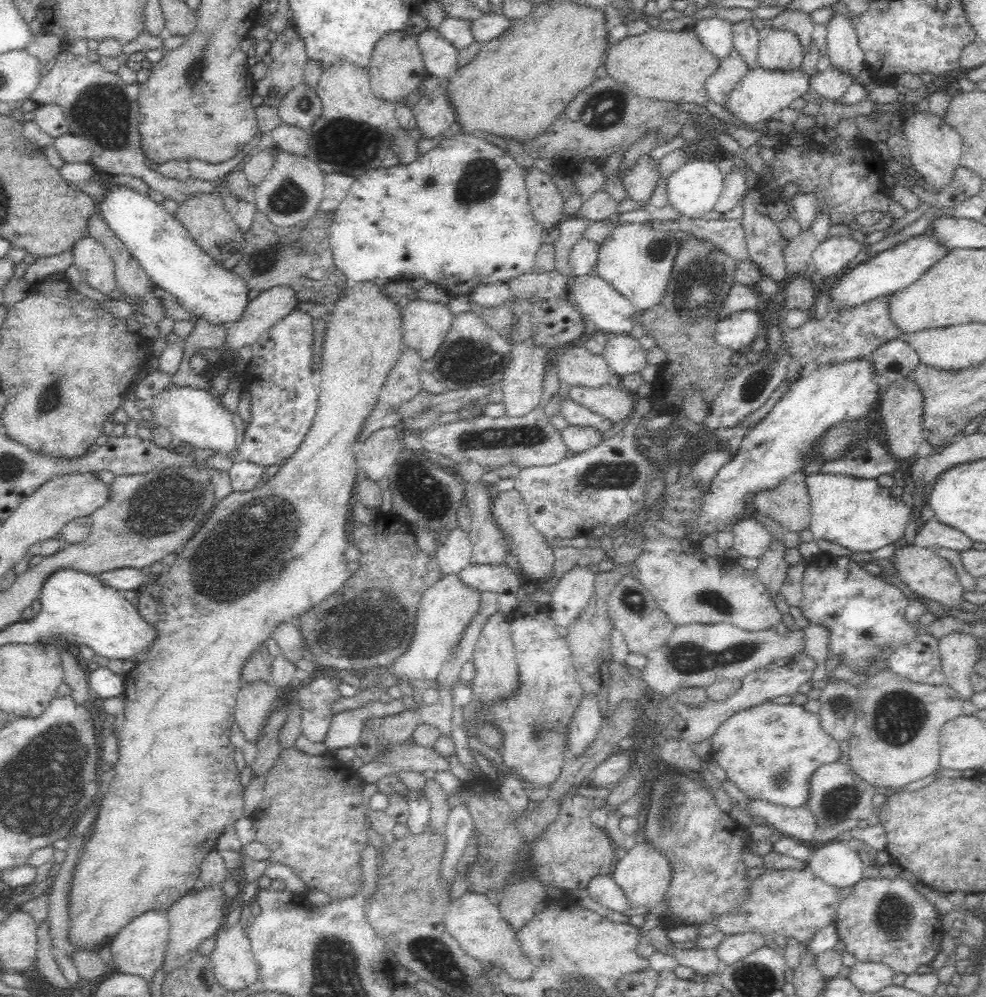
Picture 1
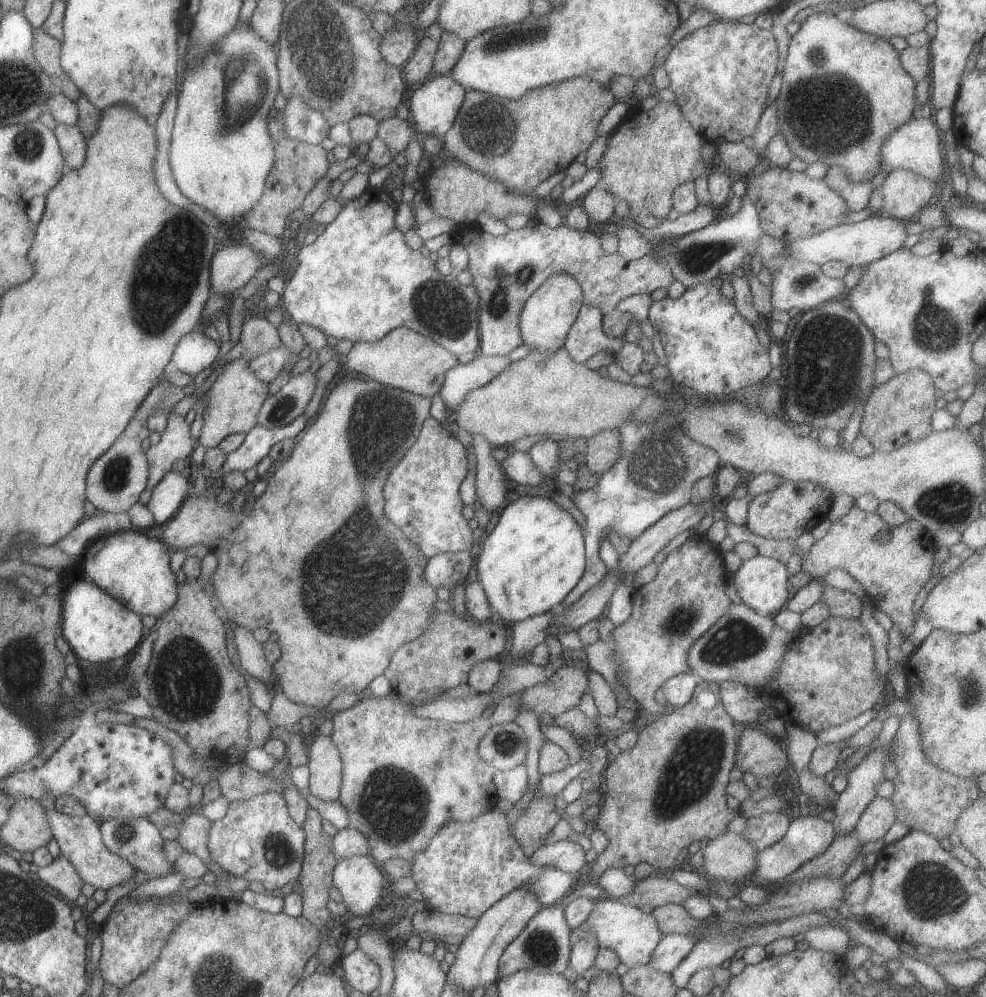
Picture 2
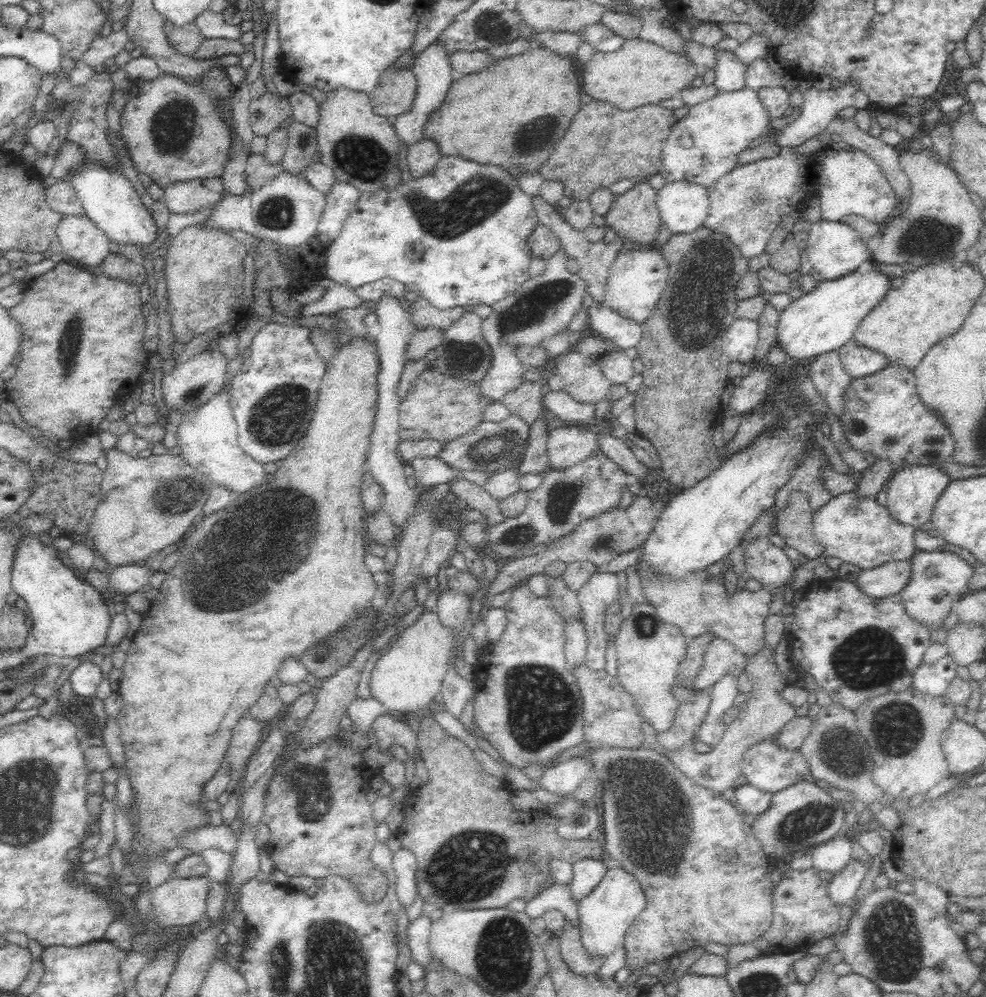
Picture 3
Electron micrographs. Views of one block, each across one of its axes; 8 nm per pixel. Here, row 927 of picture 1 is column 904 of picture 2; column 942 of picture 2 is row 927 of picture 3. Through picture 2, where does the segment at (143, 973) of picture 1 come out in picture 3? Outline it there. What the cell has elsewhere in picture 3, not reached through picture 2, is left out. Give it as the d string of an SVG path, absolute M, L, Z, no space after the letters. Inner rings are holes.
M207 874L170 878L150 889L155 924L143 928L172 928L194 924L207 910L207 894L212 879Z

